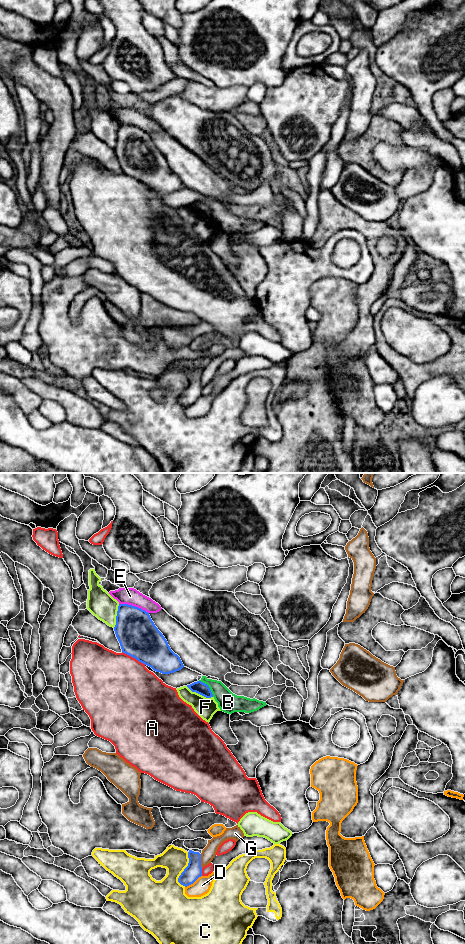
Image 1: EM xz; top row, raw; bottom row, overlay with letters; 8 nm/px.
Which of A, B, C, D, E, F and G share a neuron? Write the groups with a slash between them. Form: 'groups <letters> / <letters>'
groups A / B E / C / D / F / G

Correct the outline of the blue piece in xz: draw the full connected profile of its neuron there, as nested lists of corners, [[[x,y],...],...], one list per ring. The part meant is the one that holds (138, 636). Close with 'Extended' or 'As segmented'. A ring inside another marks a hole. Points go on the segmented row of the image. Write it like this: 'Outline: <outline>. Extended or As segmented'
Outline: [[[119,604],[114,631],[122,652],[154,671],[170,674],[184,667],[145,610]]]. As segmented

